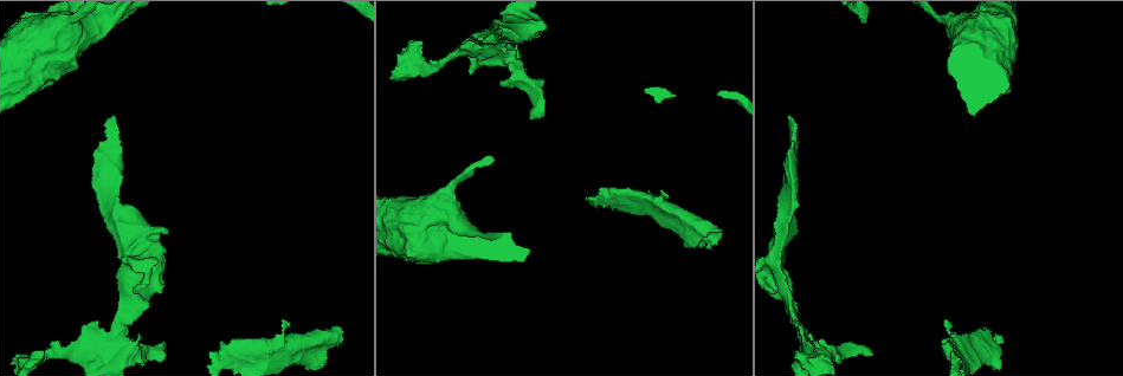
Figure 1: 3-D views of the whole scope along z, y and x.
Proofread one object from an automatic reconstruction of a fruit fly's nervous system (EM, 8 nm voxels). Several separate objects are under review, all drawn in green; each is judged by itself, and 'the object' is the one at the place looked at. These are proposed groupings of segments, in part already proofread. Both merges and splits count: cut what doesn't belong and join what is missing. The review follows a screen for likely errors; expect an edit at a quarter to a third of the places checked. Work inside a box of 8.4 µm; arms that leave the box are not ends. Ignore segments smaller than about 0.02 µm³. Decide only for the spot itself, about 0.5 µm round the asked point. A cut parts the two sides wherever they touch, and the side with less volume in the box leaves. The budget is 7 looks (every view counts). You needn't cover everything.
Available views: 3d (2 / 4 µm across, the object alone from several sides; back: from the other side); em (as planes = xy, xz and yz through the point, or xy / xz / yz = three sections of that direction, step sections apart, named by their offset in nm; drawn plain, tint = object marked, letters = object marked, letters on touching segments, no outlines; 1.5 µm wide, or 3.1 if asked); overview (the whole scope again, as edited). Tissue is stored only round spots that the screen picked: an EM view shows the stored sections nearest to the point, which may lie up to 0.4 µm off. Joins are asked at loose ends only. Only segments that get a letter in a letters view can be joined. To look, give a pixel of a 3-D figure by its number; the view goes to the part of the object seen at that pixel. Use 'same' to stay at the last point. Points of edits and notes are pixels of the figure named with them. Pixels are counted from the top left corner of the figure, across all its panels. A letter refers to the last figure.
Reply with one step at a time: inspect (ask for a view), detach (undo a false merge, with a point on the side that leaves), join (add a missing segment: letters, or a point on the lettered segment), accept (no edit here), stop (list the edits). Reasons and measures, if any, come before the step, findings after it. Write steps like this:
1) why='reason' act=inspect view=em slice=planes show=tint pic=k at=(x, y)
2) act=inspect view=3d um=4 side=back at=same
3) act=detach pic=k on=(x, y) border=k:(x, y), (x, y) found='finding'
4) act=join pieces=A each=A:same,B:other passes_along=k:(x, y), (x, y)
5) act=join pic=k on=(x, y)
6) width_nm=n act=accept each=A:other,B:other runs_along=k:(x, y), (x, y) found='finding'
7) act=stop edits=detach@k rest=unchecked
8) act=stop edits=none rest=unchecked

why='free end' act=inspect view=3d um=4 side=back pic=1 at=(719, 232)

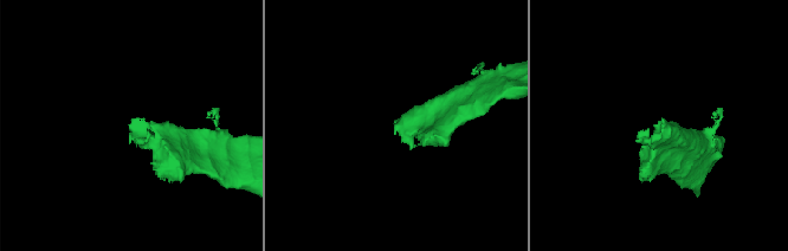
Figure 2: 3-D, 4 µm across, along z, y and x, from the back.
act=inspect view=em slice=planes show=letters pic=2 at=(132, 123)

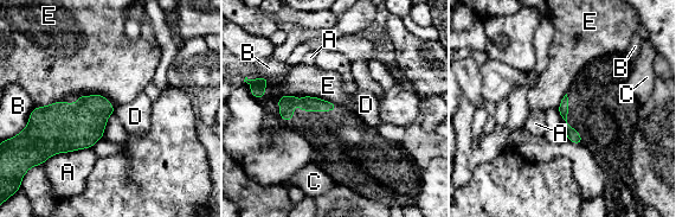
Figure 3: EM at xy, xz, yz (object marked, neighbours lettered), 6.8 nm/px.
longest_contact=E:420nm act=accept each=A:other,B:other,C:other,D:other,E:other found='no lettered segment goes on from it'

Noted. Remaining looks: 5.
why='an open end' act=inspect view=em slice=planes show=letters pic=1 at=(872, 355)

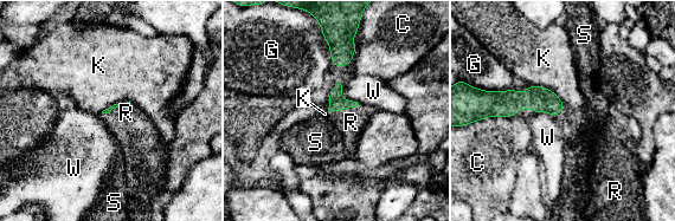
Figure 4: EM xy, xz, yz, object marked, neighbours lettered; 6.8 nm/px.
longest_contact=K:280nm act=join pieces=R each=C:other,G:other,K:other,R:same,S:other,W:other found='the neuron continues'

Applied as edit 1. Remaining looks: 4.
act=stop edits=join@4 rest=unchecked

